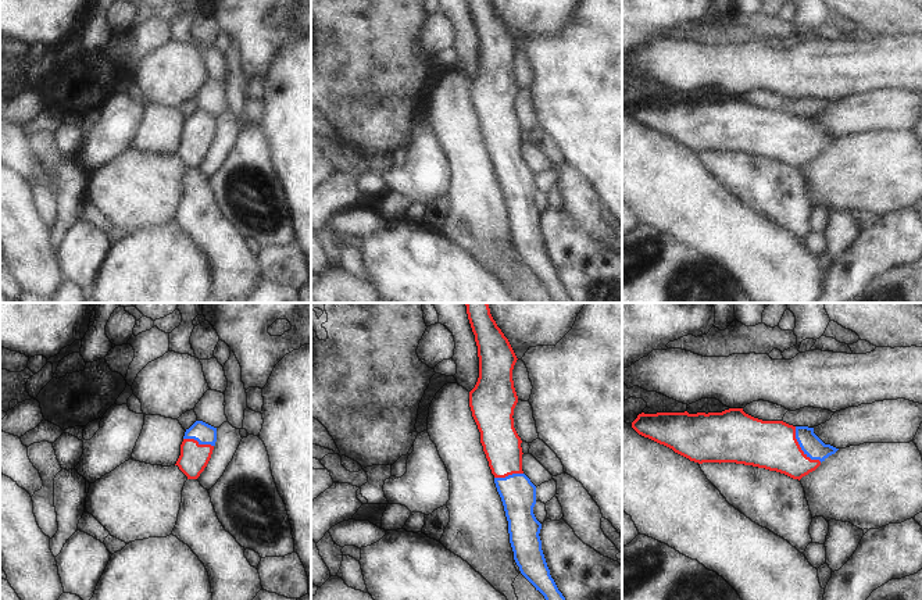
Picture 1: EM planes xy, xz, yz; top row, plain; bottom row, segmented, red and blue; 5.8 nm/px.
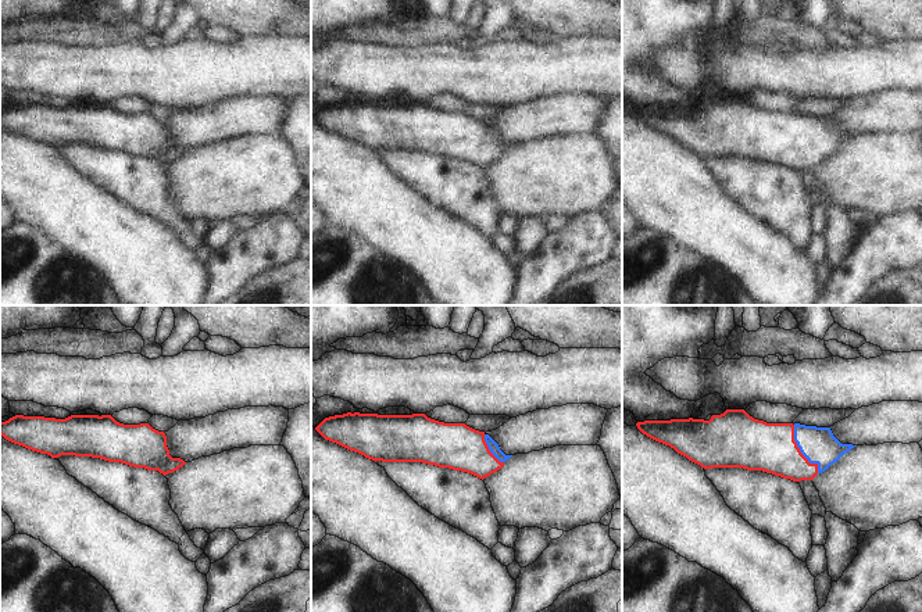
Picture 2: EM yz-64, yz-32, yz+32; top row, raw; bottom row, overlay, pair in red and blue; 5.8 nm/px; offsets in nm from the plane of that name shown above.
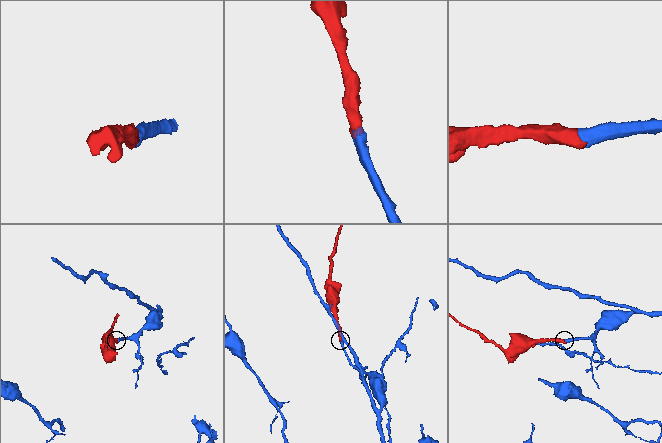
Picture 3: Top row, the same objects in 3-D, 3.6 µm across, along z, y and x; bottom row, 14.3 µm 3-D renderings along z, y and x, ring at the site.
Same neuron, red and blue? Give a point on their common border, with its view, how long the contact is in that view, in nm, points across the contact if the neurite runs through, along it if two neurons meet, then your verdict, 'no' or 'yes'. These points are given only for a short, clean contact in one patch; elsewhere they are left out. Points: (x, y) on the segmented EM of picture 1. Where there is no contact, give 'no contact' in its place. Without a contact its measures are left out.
meets red in yz at (800, 447); contact 260 nm long; runs through yz (771, 445), (800, 447), (811, 445); yes

